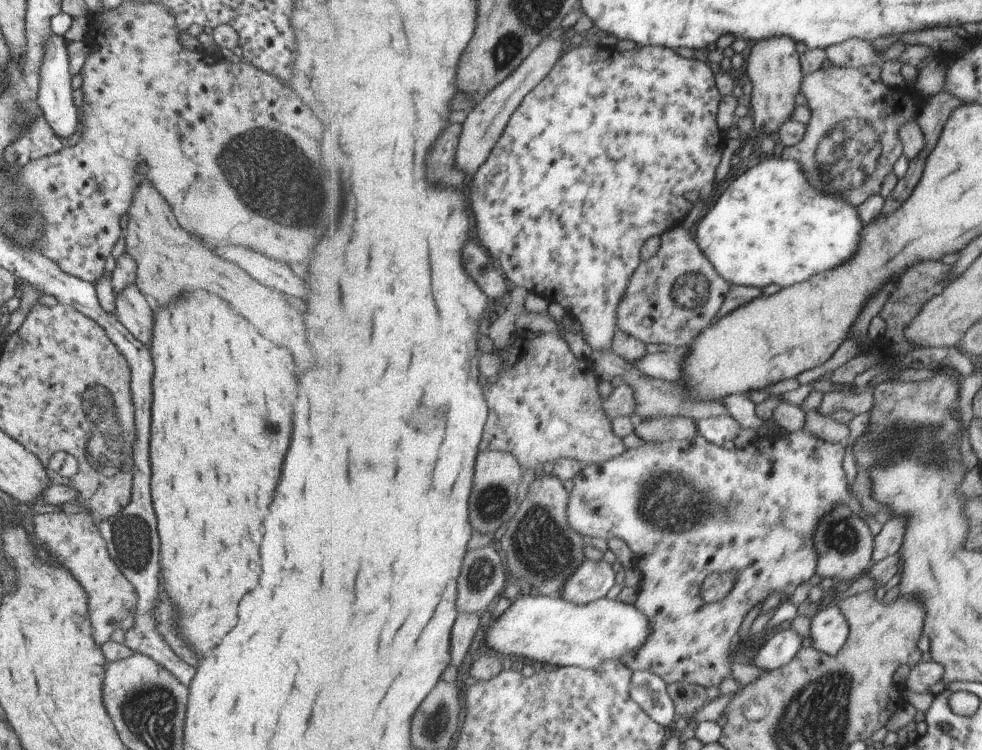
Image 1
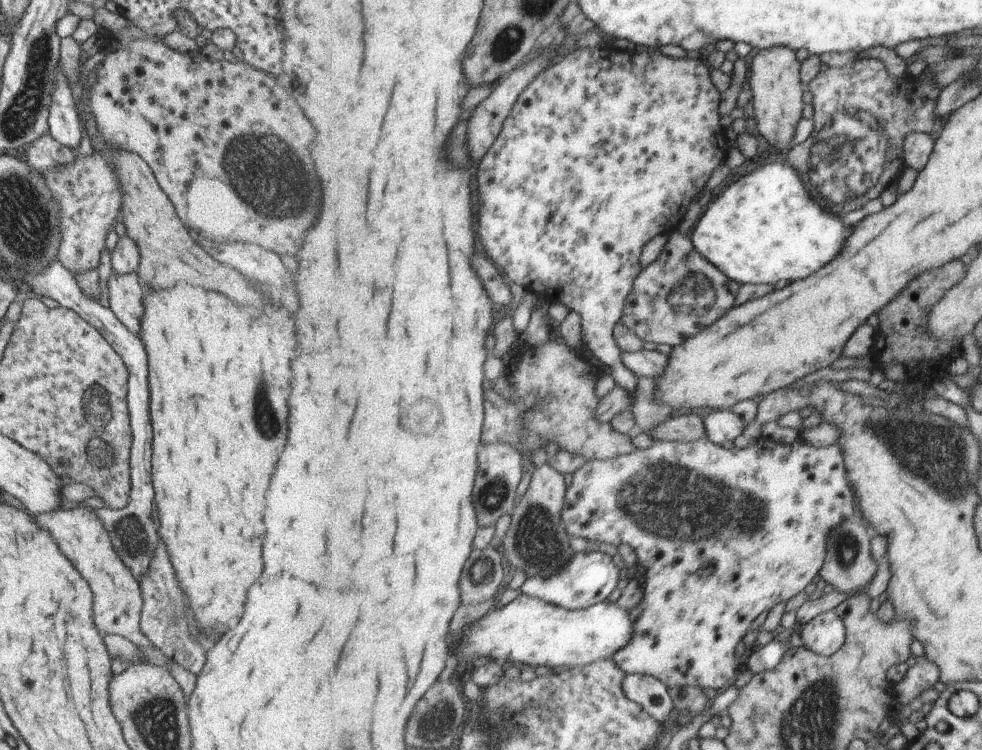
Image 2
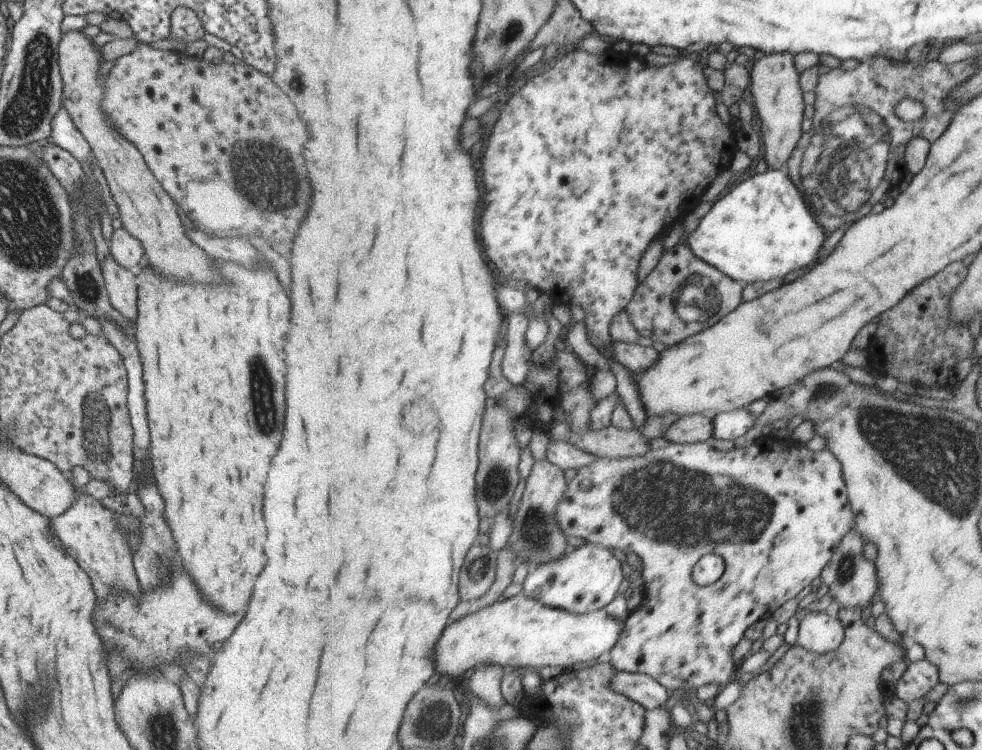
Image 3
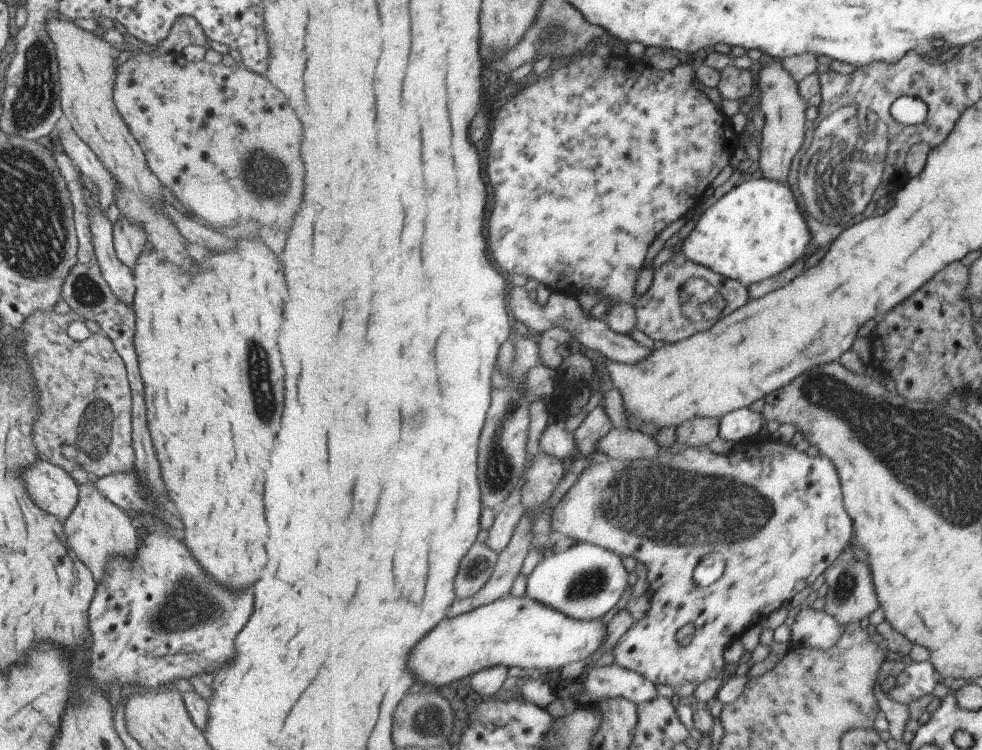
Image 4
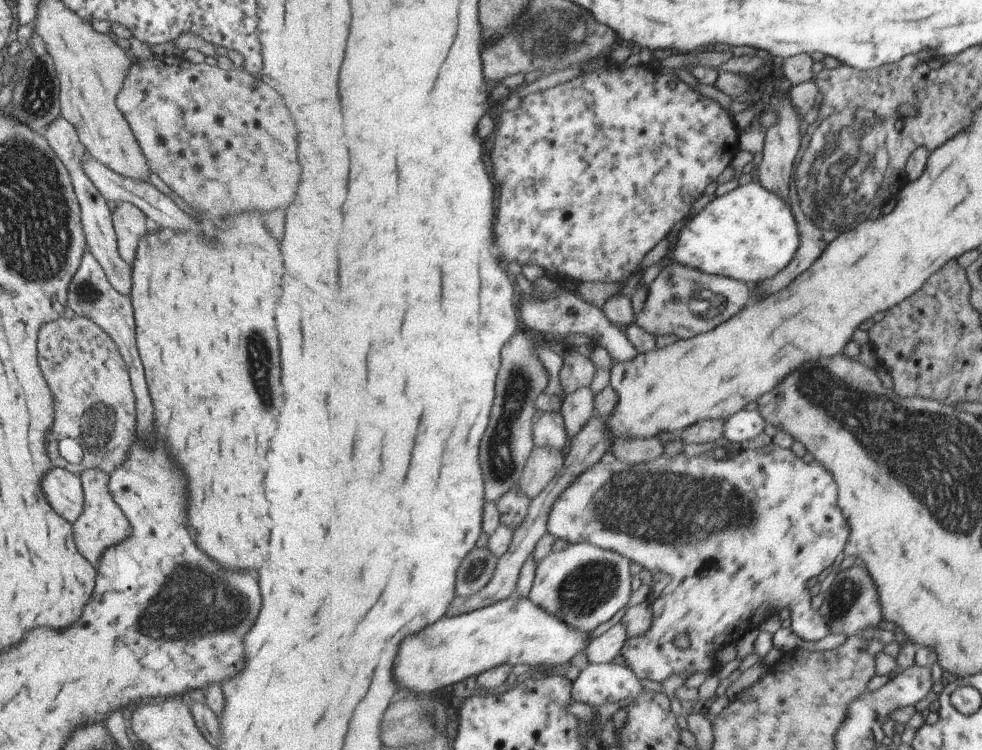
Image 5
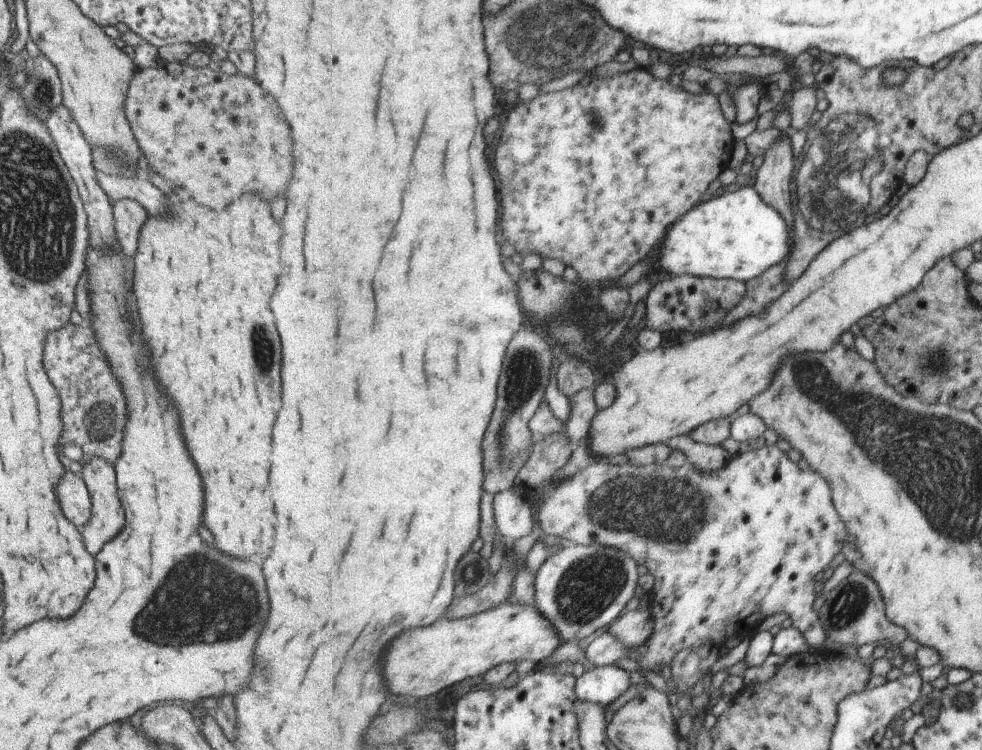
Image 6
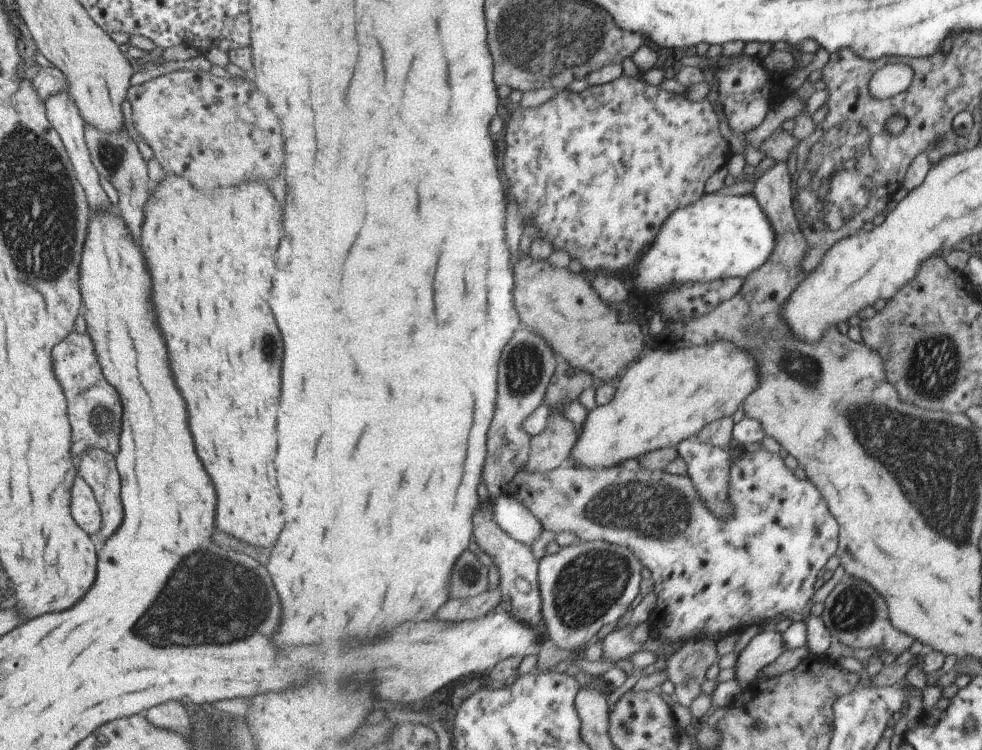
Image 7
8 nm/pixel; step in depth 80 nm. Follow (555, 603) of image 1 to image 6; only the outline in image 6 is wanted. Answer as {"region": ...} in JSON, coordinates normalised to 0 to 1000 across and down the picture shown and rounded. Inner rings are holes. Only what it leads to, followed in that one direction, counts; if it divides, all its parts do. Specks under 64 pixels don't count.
{"region":[[[519,800],[505,811],[475,824],[449,824],[441,835],[410,843],[394,864],[390,901],[396,923],[419,932],[436,929],[482,901],[495,900],[501,891],[518,883],[542,881],[547,888],[573,856],[565,832],[546,808]]]}

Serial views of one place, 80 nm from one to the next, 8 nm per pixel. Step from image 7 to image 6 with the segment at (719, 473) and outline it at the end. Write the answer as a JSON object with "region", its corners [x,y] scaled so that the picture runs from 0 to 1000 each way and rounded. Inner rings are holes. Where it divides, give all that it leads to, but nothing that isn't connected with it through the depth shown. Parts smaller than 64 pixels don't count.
{"region":[[[702,580],[687,581],[681,589],[677,589],[683,599],[698,603],[701,615],[706,616],[708,624],[714,629],[730,629],[745,613],[746,608],[731,593],[712,592],[704,587]]]}

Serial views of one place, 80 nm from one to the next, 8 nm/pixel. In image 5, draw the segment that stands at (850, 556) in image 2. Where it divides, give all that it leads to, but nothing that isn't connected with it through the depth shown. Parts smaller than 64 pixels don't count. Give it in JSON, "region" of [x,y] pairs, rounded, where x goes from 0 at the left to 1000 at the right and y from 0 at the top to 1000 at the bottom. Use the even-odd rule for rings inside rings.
{"region":[[[873,755],[852,764],[849,780],[842,787],[834,815],[842,828],[846,845],[859,845],[864,851],[877,848],[885,837],[888,837],[891,844],[895,839],[895,832],[899,829],[899,811],[897,811],[893,781],[887,765],[883,771],[883,760]]]}

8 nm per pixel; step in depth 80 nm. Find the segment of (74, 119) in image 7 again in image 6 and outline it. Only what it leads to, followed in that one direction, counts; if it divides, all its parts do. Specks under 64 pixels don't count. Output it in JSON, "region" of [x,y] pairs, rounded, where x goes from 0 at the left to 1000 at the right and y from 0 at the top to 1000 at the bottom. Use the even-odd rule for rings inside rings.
{"region":[[[60,139],[52,145],[45,160],[45,167],[50,175],[51,183],[55,187],[57,199],[64,212],[66,221],[71,229],[72,237],[77,245],[79,260],[84,267],[84,273],[88,285],[88,303],[90,307],[90,324],[93,329],[106,329],[107,327],[116,327],[119,324],[116,315],[116,293],[114,291],[113,272],[110,269],[110,261],[105,256],[98,240],[98,229],[94,223],[94,211],[92,207],[92,195],[86,185],[82,172],[78,164],[71,156],[69,144]]]}

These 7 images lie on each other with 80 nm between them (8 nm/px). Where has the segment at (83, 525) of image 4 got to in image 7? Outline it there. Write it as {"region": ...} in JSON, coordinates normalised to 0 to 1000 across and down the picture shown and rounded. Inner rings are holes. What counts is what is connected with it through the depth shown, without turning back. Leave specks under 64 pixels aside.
{"region":[[[91,596],[76,616],[78,635],[82,636],[94,653],[102,677],[104,699],[95,713],[95,723],[101,728],[101,723],[111,717],[124,695],[122,637],[116,608],[101,596]]]}

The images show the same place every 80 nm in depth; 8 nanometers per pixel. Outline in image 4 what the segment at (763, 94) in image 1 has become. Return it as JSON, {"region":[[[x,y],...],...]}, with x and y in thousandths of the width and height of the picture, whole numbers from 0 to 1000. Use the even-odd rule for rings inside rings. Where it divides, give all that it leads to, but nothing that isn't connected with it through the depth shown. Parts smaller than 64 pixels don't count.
{"region":[[[787,80],[783,85],[778,83],[779,88],[771,101],[770,125],[775,129],[771,144],[779,152],[779,168],[773,179],[772,193],[776,204],[770,221],[781,239],[801,247],[805,219],[825,173],[820,173],[820,147],[823,139],[814,123],[814,111],[805,104],[805,99],[795,88],[794,81]]]}

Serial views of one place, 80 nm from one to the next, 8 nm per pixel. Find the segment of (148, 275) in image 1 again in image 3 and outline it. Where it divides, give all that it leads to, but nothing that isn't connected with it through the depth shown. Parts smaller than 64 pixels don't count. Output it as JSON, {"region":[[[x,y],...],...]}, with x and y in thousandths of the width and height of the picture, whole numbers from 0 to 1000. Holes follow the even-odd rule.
{"region":[[[68,41],[61,43],[61,52],[59,56],[59,95],[61,99],[63,119],[63,144],[68,148],[72,163],[80,175],[80,179],[90,189],[91,197],[95,204],[96,213],[99,221],[103,224],[103,229],[107,236],[108,245],[117,275],[121,285],[121,293],[124,303],[133,313],[136,315],[146,329],[147,341],[145,349],[151,356],[158,359],[165,369],[174,372],[180,376],[182,371],[186,371],[186,376],[223,376],[225,368],[223,363],[215,355],[213,344],[188,317],[188,307],[186,299],[180,289],[180,280],[178,280],[178,271],[175,264],[166,253],[163,243],[154,232],[150,224],[144,204],[141,197],[132,188],[122,180],[117,169],[114,169],[109,159],[106,159],[104,144],[104,131],[107,128],[107,107],[101,100],[101,88],[103,83],[102,64],[95,60],[93,51],[86,48],[82,41]]]}

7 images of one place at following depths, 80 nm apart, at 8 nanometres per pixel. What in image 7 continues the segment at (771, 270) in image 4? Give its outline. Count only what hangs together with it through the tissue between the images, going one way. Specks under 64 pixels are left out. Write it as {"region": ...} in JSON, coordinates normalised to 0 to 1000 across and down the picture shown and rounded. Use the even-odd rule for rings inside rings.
{"region":[[[722,257],[715,261],[710,271],[701,272],[699,276],[691,277],[691,283],[683,285],[683,293],[679,293],[673,304],[673,312],[669,315],[669,319],[665,323],[665,329],[659,331],[655,336],[655,341],[651,344],[648,356],[646,357],[646,364],[643,364],[643,381],[646,383],[646,387],[649,387],[653,392],[665,392],[671,395],[675,389],[685,384],[689,380],[700,380],[701,377],[723,377],[731,373],[743,372],[746,369],[755,369],[760,372],[767,361],[771,361],[772,357],[775,357],[779,351],[782,349],[785,340],[788,339],[788,331],[791,329],[791,307],[787,301],[787,295],[784,293],[783,285],[775,277],[775,273],[772,271],[771,264],[767,259],[764,260],[741,260],[740,259],[730,259]]]}

